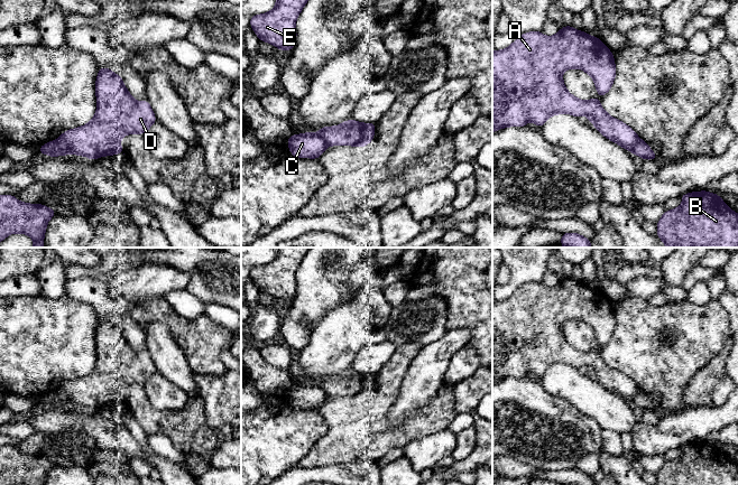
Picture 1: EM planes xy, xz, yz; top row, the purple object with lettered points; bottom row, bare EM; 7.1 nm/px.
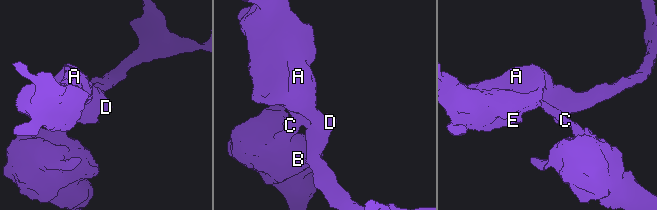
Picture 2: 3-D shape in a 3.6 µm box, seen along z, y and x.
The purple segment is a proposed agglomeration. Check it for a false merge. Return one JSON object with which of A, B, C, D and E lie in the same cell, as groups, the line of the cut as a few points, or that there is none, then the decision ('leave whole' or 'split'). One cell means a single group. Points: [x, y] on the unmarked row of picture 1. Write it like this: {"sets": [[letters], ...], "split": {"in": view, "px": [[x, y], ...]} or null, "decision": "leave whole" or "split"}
{"sets": [["A", "D", "E"], ["B", "C"]], "split": {"in": "xy", "px": [[58, 389], [67, 395], [71, 402]]}, "decision": "split"}

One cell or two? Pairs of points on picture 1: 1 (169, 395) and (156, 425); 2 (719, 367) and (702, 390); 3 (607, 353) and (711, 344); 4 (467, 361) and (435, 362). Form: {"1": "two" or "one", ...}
{"1": "two", "2": "one", "3": "one", "4": "two"}

